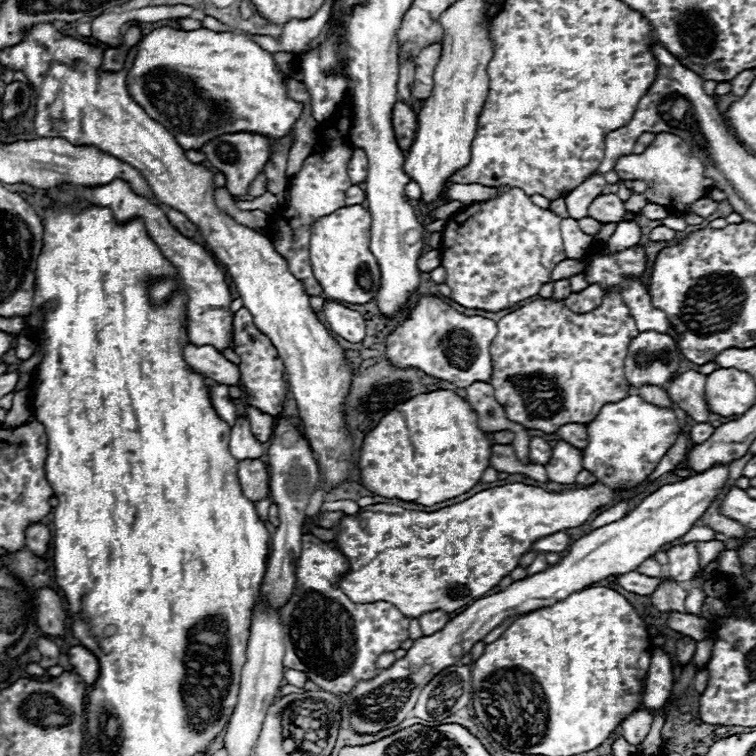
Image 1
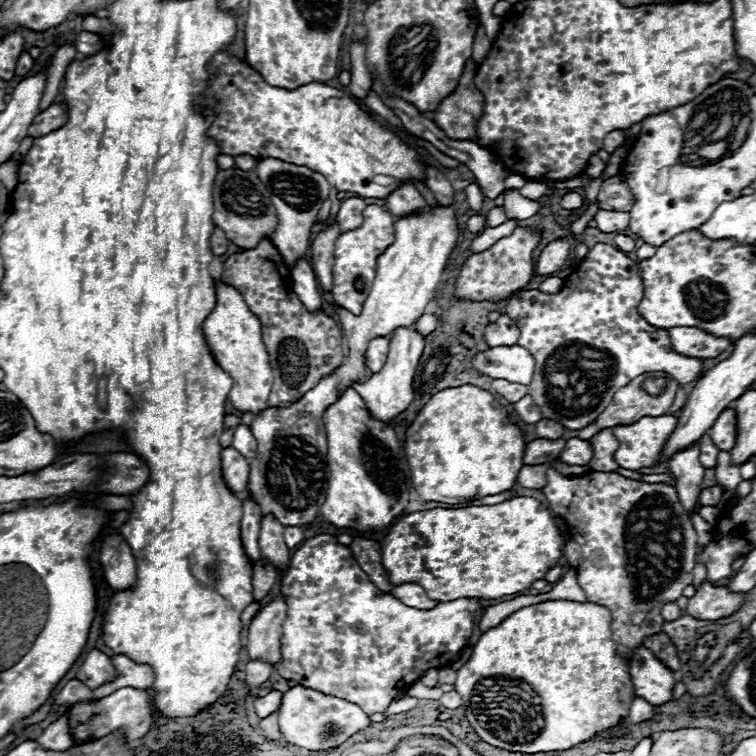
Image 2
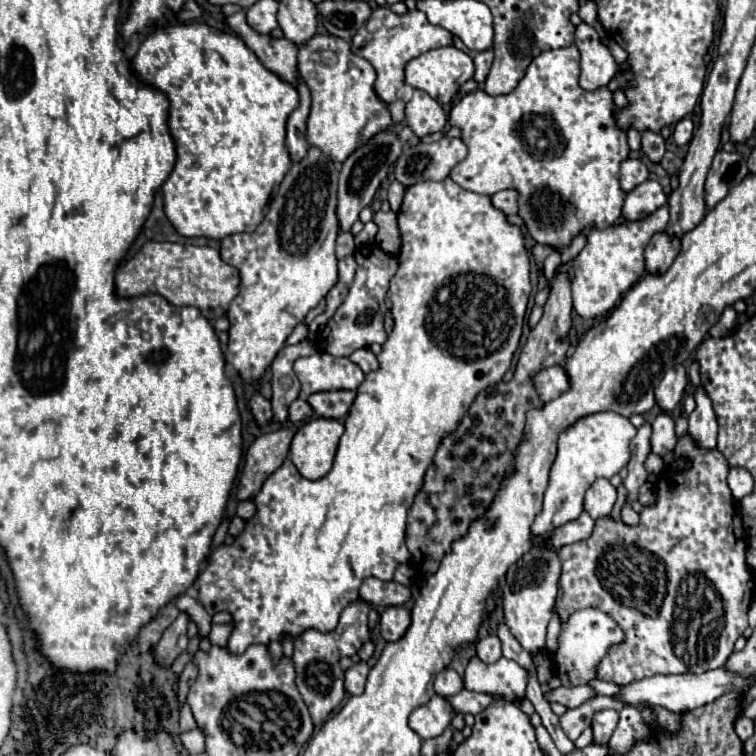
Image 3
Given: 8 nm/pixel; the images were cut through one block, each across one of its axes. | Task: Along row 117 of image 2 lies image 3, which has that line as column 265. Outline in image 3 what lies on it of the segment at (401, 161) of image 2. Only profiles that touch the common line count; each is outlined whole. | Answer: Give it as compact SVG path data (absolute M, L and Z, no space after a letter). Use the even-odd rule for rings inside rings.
M310 148L304 160L292 162L262 224L252 234L242 232L222 240L222 258L236 266L242 276L240 294L228 310L230 342L226 360L240 372L244 382L258 380L266 372L290 332L326 298L338 280L338 174L340 168L328 154Z

